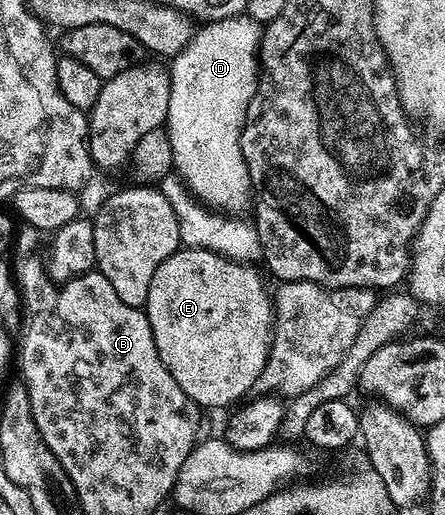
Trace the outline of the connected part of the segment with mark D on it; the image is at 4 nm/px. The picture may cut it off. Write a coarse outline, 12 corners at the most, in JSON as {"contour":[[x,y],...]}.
{"contour":[[216,18],[170,63],[165,129],[198,201],[239,210],[261,26]]}

